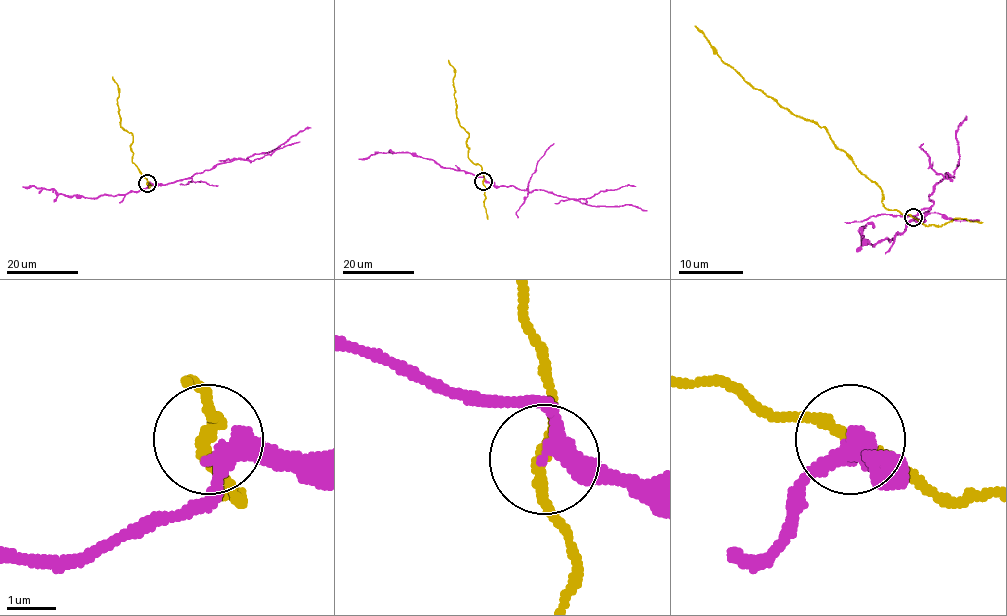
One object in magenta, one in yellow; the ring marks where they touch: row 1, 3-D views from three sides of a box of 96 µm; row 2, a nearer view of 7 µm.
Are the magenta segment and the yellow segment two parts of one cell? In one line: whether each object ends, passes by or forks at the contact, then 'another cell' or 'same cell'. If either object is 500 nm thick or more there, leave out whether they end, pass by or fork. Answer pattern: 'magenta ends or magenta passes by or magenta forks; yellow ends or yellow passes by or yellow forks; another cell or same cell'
magenta passes by; yellow passes by; another cell

